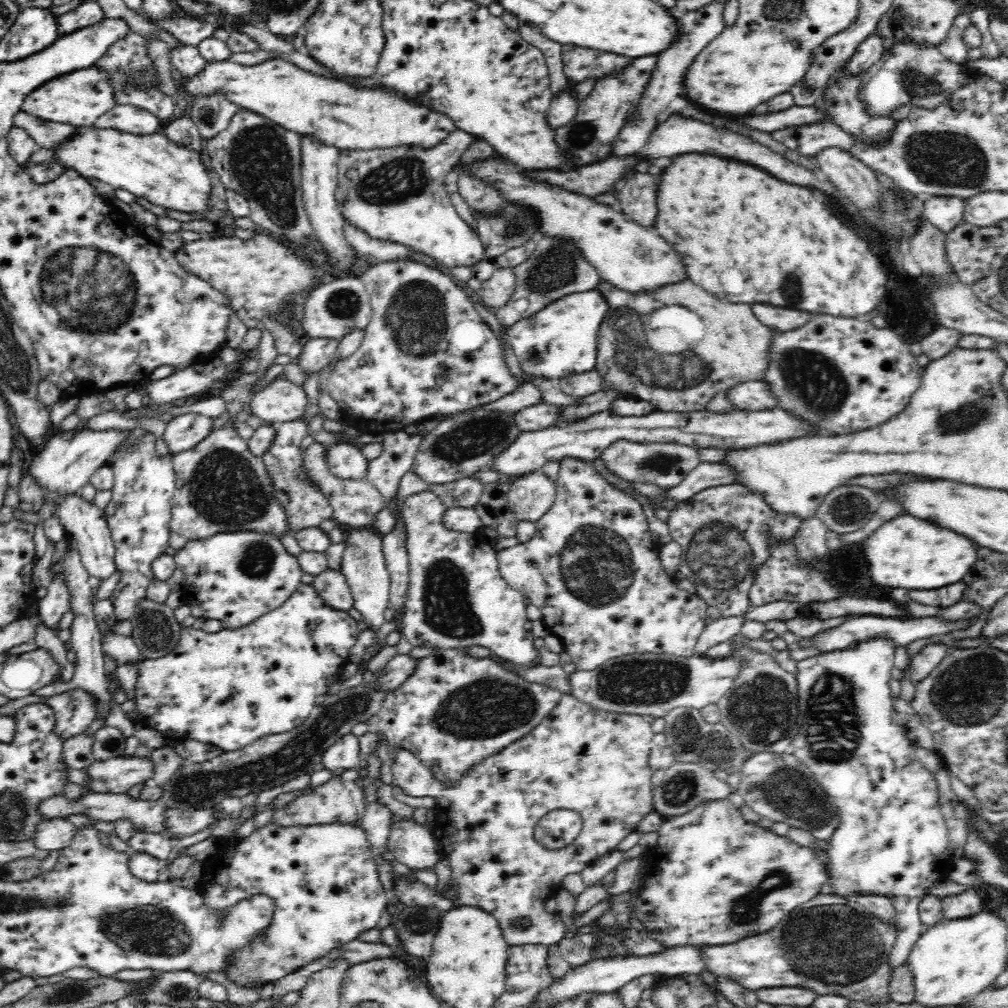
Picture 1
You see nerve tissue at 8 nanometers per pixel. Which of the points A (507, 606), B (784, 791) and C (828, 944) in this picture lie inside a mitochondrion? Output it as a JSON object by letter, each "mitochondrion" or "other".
{"A":"other","B":"mitochondrion","C":"mitochondrion"}

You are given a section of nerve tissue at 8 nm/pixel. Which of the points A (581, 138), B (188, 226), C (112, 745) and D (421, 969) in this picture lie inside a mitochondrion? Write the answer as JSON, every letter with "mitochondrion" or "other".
{"A":"mitochondrion","B":"other","C":"other","D":"other"}

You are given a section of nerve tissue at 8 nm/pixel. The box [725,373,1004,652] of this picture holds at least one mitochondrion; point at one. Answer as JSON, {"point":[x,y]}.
{"point":[967,416]}

